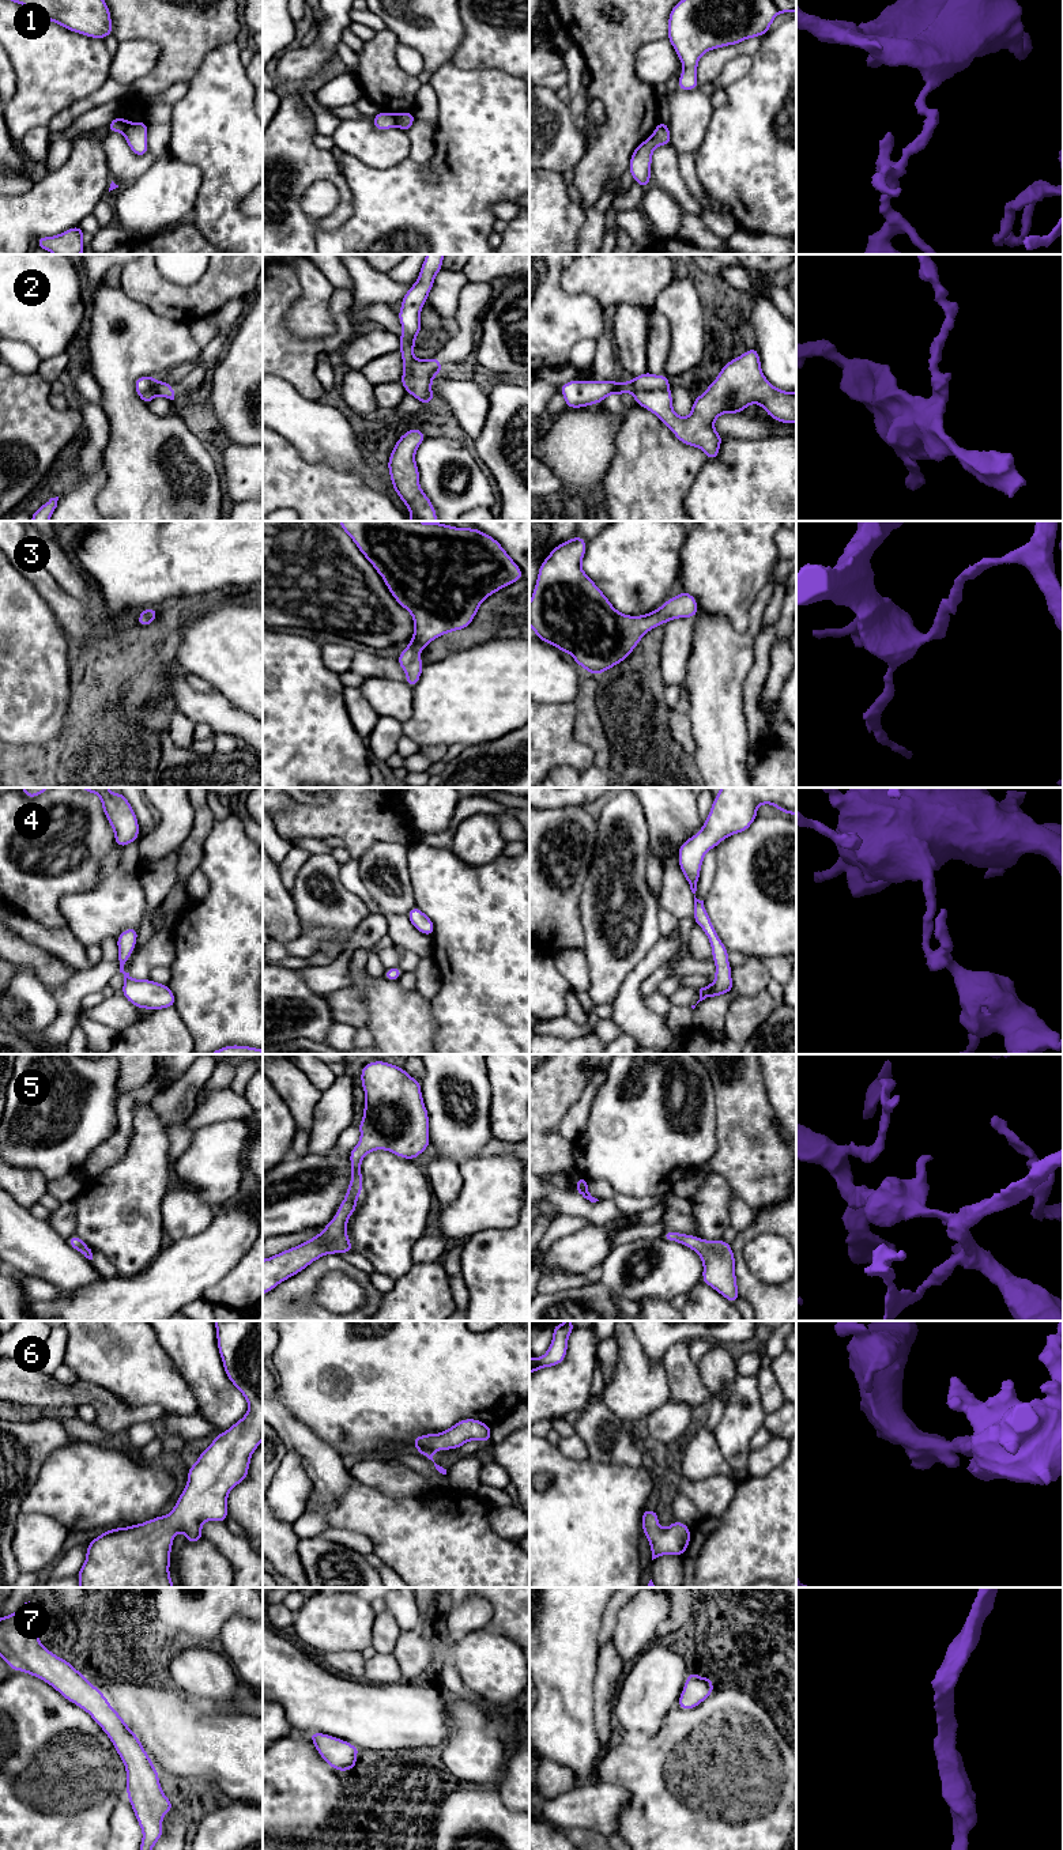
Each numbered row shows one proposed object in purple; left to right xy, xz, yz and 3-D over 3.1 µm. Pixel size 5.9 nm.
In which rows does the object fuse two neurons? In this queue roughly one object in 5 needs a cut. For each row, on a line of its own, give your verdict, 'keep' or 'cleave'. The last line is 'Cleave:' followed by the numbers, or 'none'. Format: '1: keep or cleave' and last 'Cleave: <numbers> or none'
1: cleave
2: cleave
3: keep
4: keep
5: keep
6: keep
7: keep
Cleave: 1, 2

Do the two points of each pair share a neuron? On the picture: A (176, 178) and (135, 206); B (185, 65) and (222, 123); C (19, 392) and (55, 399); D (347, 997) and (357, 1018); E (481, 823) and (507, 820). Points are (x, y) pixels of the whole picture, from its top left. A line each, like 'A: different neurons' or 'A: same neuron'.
A: same neuron
B: different neurons
C: different neurons
D: same neuron
E: different neurons

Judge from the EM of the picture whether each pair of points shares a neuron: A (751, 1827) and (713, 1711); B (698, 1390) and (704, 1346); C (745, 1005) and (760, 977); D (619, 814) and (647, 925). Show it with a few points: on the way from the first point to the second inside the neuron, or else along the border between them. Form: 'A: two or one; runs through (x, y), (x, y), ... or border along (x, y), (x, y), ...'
A: one; runs through (731, 1800), (720, 1789), (720, 1740)
B: two; border along (688, 1343), (690, 1358), (697, 1365)
C: one; runs through (751, 999), (753, 984)
D: one; runs through (634, 841), (637, 887), (644, 898)

